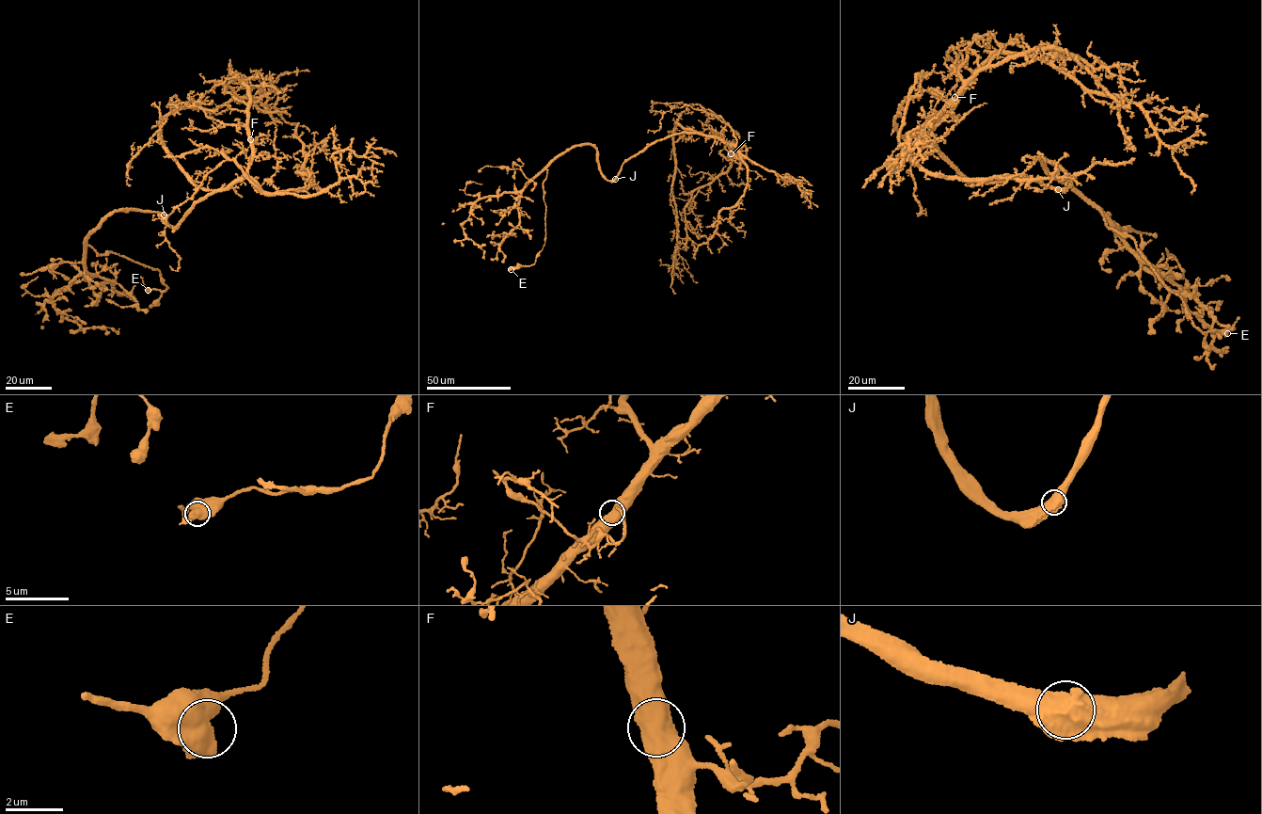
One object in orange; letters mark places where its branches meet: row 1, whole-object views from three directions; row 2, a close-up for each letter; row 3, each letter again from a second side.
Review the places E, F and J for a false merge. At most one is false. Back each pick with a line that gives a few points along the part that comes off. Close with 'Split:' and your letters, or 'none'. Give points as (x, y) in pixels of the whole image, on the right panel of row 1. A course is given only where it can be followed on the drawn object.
Split: none

